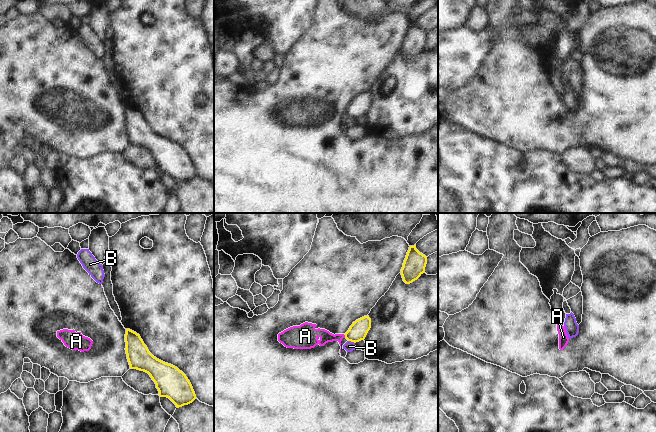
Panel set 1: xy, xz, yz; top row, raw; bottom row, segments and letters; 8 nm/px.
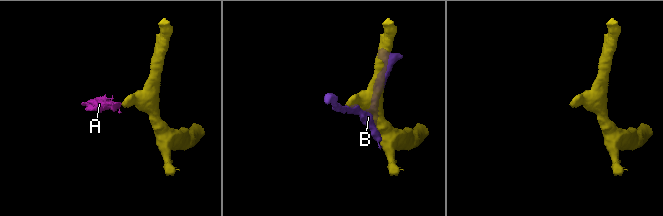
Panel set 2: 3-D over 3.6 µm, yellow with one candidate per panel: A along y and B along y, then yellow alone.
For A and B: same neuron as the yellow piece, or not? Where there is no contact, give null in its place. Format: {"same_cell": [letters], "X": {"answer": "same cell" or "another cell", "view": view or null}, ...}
{"same_cell": [], "A": {"answer": "another cell", "view": "xz"}, "B": {"answer": "another cell", "view": "xz"}}

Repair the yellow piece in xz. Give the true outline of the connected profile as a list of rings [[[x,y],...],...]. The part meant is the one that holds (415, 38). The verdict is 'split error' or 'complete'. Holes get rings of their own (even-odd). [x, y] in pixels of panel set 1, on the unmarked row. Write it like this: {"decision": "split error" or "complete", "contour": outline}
{"decision": "complete", "contour": [[[416,21],[410,22],[401,45],[403,57],[410,60],[417,56],[423,49],[427,40],[427,33],[416,25]]]}

